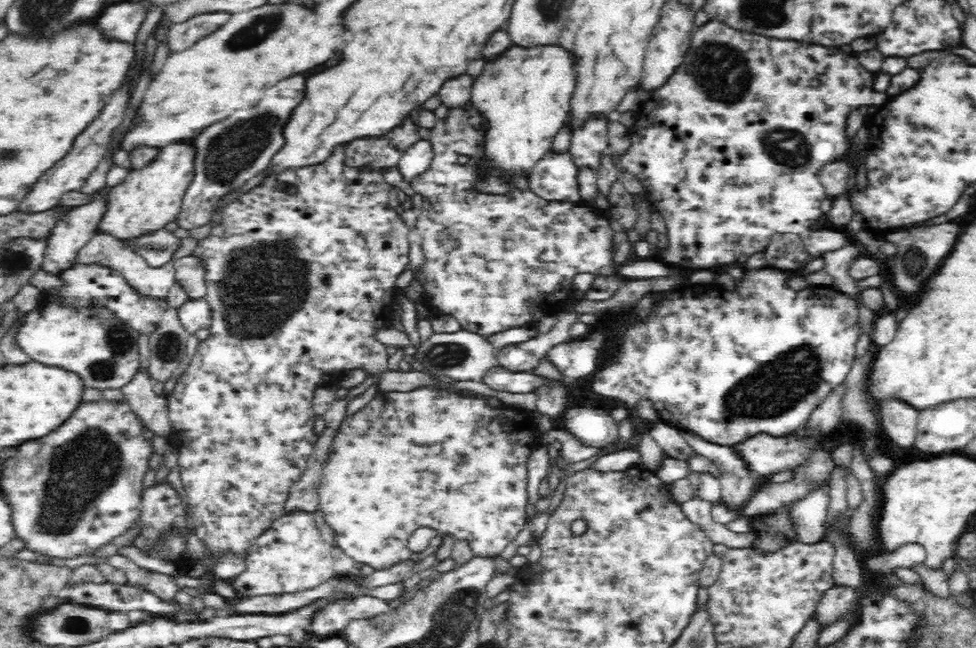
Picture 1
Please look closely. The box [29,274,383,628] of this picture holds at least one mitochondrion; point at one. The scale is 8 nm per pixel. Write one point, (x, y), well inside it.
(83, 468)

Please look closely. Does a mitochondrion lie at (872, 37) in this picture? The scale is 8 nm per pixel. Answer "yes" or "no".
no

